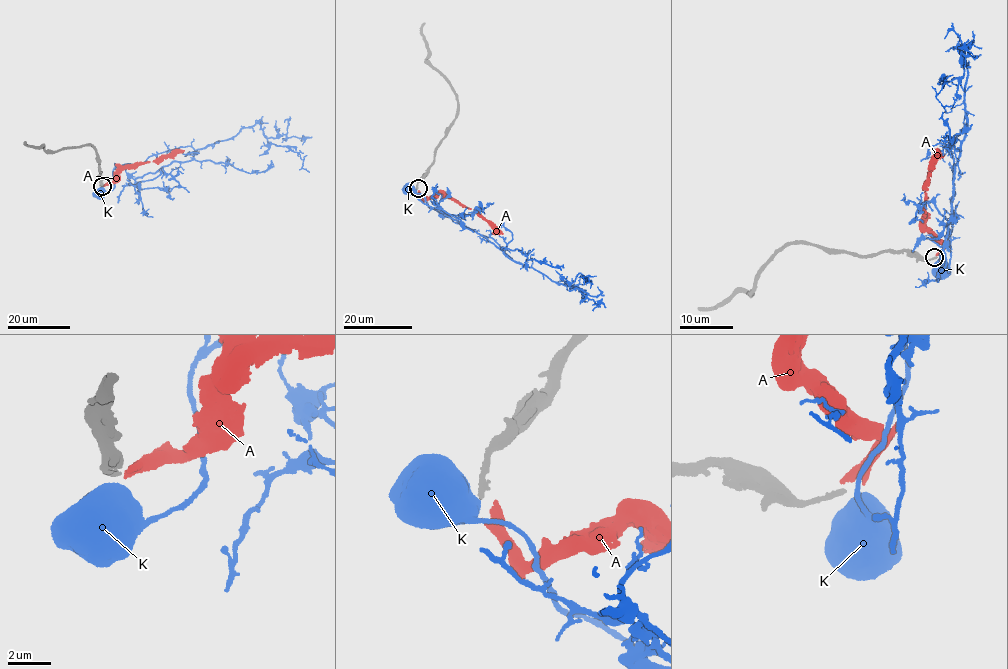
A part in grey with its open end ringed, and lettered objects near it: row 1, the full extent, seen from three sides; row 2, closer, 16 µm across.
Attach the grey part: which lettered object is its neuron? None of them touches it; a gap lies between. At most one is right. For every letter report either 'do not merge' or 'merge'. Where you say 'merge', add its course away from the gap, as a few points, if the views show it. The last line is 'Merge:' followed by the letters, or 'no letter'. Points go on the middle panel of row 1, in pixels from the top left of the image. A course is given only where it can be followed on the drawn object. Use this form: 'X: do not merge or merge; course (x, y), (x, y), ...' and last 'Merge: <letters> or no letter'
A: merge; course (418, 190), (424, 199), (440, 194), (452, 197), (474, 209), (503, 234)
K: do not merge
Merge: A

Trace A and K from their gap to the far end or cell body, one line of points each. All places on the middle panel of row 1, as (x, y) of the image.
A: (418, 190), (424, 199), (440, 194), (452, 197), (474, 209), (503, 234)
K: (415, 189), (431, 209), (490, 236), (512, 259), (571, 288), (580, 273), (586, 283), (590, 275), (583, 285)

